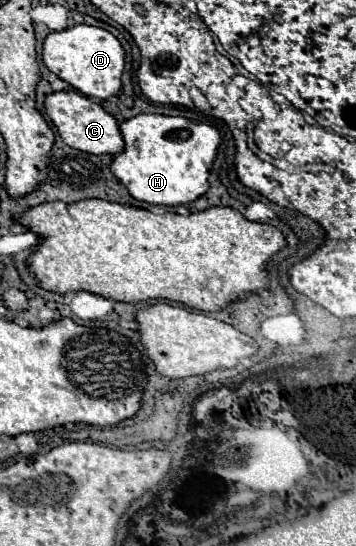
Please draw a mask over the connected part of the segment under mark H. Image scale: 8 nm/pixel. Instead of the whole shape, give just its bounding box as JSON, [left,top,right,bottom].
[110,115,222,205]

